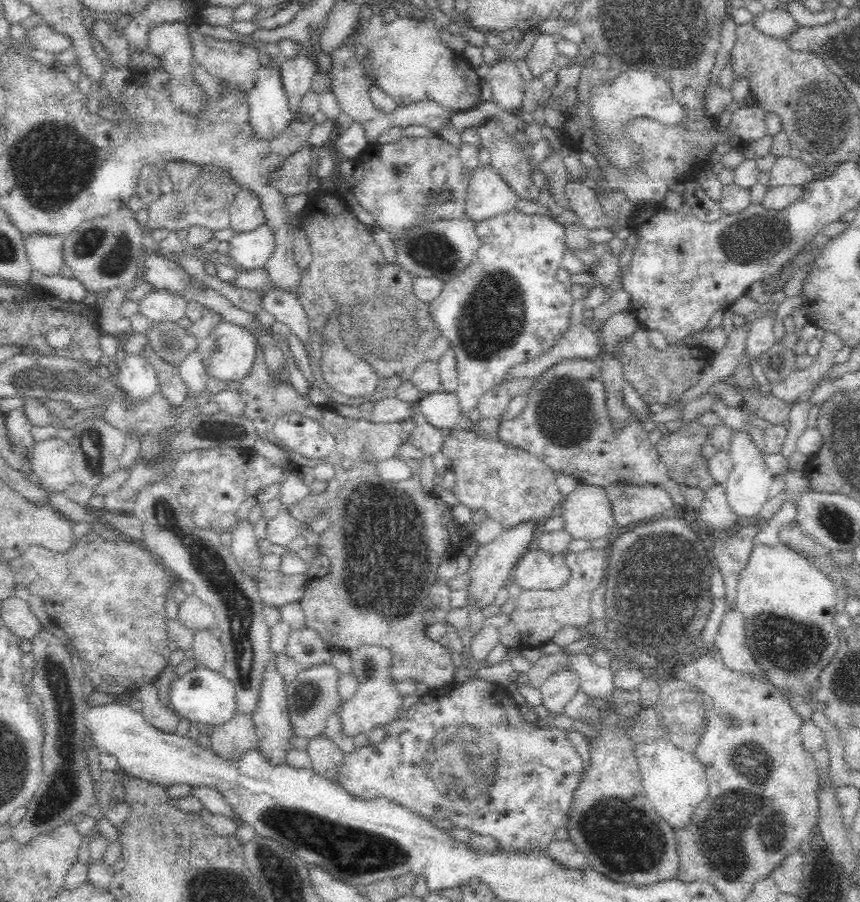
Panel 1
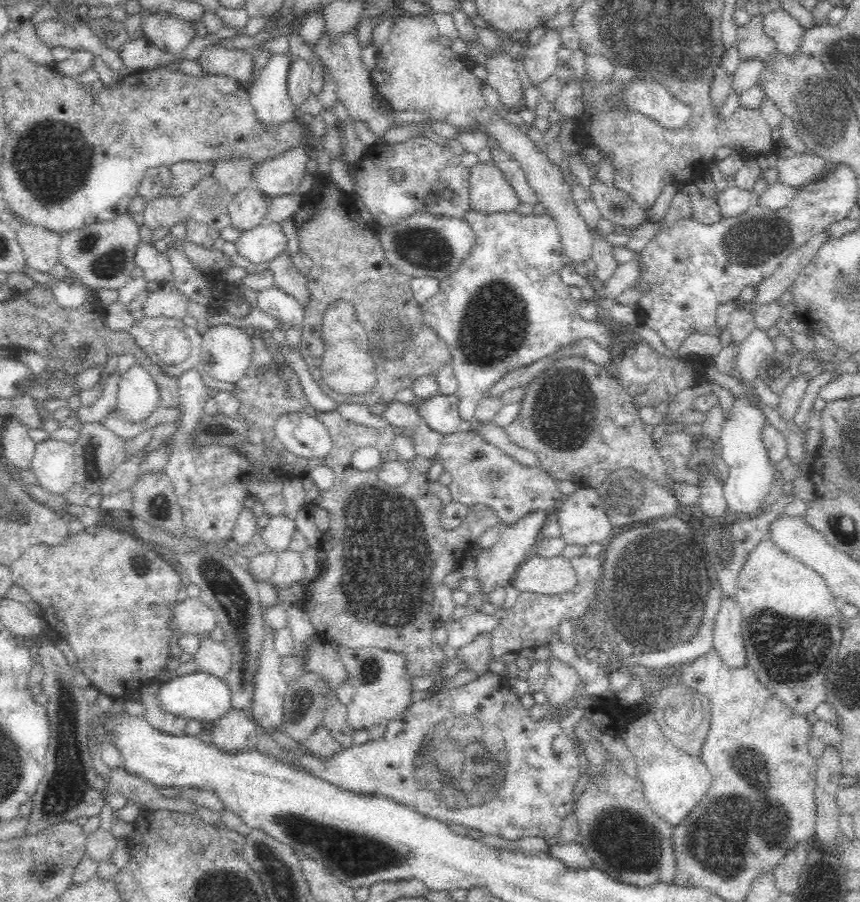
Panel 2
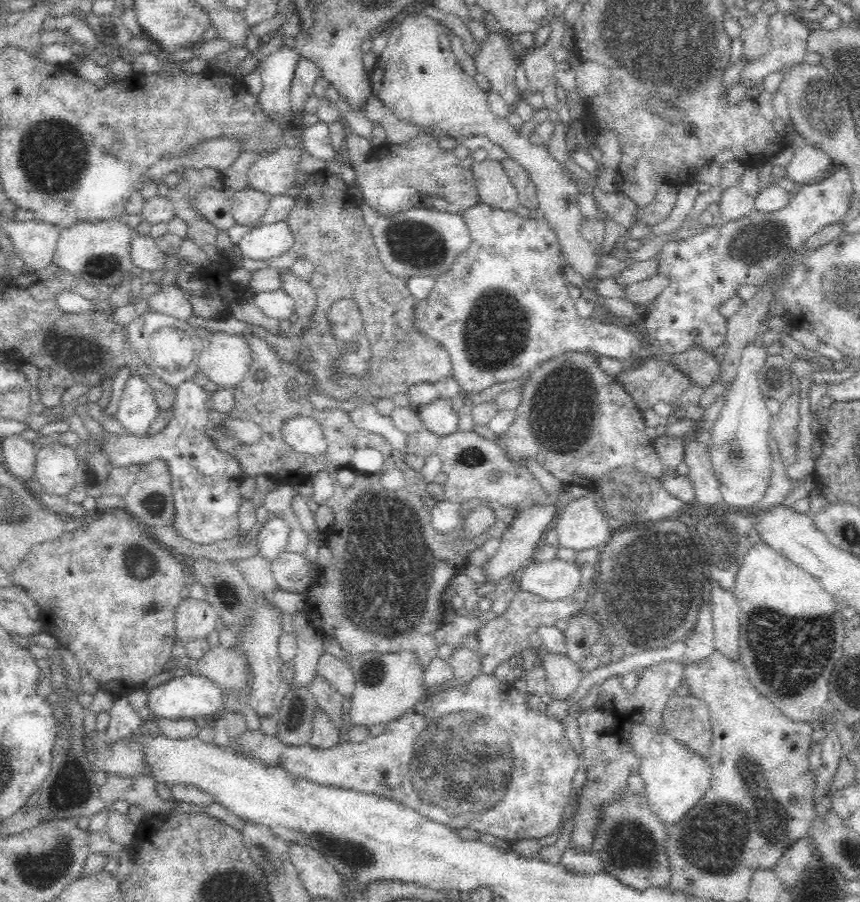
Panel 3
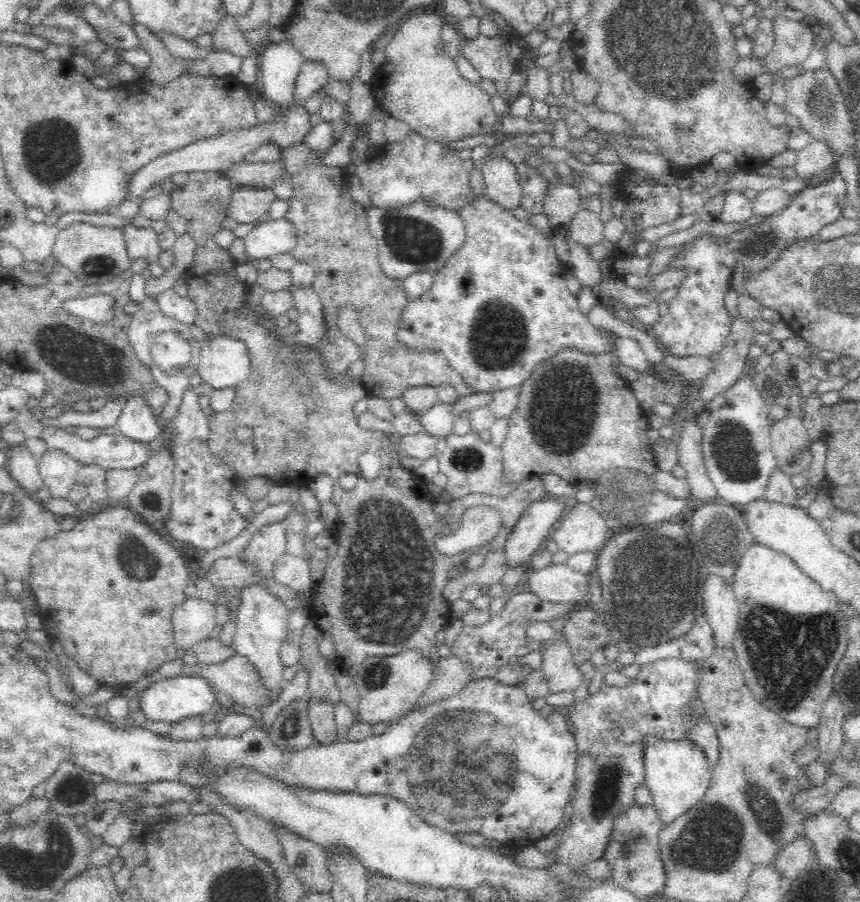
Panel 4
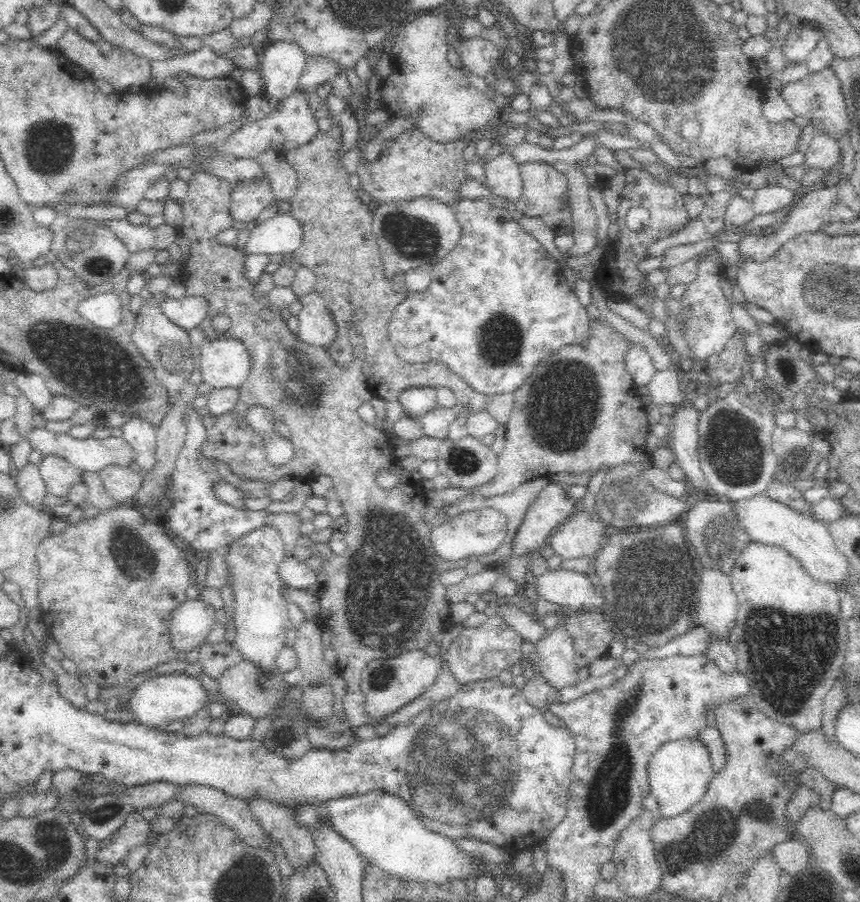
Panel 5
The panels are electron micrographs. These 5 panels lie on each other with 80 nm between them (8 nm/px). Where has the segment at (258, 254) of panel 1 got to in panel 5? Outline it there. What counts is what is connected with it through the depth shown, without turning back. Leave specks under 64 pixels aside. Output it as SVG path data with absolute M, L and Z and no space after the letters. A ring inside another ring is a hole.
M282 212L249 232L246 252L264 256L291 255L300 246L302 235L301 224L289 212Z

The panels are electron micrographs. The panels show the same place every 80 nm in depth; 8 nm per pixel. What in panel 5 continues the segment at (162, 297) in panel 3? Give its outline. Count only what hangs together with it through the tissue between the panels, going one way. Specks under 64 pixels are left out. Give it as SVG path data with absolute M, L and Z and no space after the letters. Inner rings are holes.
M166 295L159 305L171 322L188 332L198 328L204 322L206 312L209 312L209 304L200 296L174 299Z

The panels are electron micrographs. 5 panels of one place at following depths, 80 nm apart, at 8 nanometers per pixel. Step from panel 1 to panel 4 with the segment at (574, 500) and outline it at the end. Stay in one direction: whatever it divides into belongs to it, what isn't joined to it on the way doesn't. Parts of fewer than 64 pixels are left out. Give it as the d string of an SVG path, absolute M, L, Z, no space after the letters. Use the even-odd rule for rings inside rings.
M578 502L557 522L552 531L558 551L568 556L580 552L598 554L614 530L612 520L604 518L588 502Z

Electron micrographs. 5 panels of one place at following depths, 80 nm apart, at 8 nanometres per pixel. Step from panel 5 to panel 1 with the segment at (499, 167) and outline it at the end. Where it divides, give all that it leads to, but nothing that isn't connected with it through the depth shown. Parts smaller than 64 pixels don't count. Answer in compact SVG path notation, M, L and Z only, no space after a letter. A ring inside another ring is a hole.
M490 164L478 165L471 172L464 201L465 216L468 219L480 223L516 209L518 197Z

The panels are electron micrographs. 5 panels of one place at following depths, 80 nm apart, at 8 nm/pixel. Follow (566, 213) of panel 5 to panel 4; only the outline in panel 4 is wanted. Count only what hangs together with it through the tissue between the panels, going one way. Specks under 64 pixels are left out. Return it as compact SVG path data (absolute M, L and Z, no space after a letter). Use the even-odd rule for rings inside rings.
M514 164L514 169L518 173L518 181L520 181L520 189L522 196L519 206L524 208L529 216L535 214L543 214L543 196L546 194L546 181L530 167L524 164Z

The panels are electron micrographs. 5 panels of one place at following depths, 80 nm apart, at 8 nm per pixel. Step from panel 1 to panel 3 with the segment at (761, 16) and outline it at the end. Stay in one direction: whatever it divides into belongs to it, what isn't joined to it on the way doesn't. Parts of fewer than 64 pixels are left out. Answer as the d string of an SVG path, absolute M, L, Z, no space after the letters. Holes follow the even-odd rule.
M777 11L769 17L768 33L771 48L760 59L753 59L744 64L739 72L742 86L748 89L760 86L770 74L775 74L782 66L798 64L808 55L806 42L810 31L792 14Z

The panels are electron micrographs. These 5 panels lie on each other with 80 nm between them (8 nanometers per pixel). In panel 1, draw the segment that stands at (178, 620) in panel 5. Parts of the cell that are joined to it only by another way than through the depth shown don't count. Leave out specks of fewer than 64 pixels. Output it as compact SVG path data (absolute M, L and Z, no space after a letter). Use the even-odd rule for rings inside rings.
M196 594L188 595L180 603L177 618L180 623L186 625L186 628L190 630L211 629L216 624L214 609L200 600L200 597Z

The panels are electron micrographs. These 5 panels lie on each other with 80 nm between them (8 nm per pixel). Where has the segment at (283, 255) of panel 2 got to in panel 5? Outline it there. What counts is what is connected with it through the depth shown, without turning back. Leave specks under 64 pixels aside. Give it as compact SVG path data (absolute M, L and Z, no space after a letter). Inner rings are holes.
M314 290L297 296L302 304L298 321L300 328L295 334L296 340L315 347L330 344L336 336L334 319L325 307L322 297Z

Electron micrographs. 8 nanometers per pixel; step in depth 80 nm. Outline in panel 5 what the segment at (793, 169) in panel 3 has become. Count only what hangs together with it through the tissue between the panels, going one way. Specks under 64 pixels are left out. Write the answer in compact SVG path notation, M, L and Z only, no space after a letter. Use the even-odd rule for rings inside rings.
M815 132L809 147L804 152L804 166L812 170L830 170L841 160L840 143L831 136Z

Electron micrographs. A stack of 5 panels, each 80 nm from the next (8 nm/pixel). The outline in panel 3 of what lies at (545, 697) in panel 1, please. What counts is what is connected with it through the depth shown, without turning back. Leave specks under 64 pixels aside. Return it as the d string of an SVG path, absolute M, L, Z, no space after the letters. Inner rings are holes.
M544 653L545 690L556 701L566 700L583 677L581 667L566 655Z

